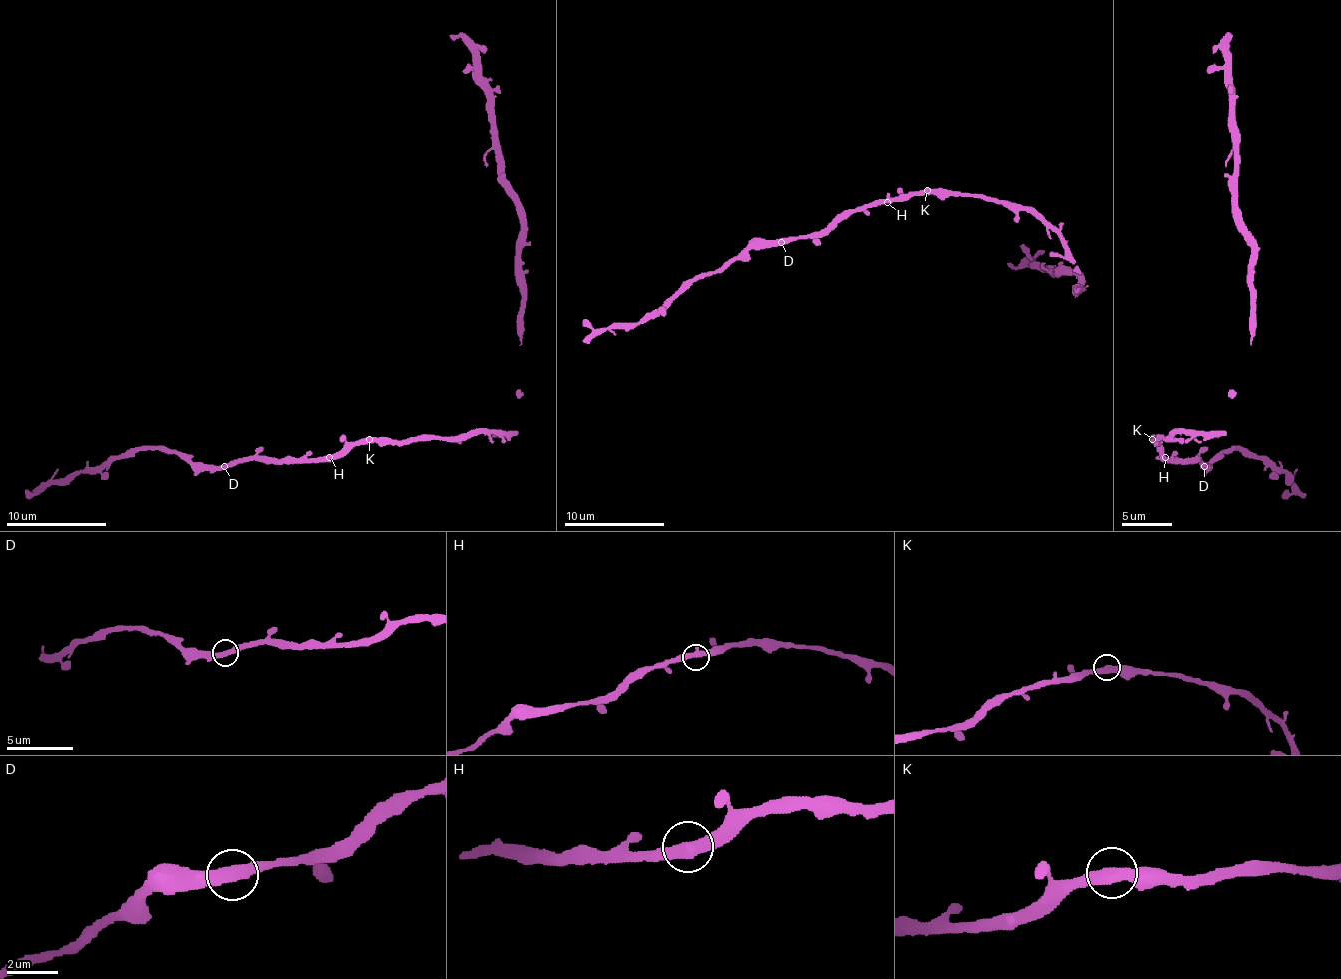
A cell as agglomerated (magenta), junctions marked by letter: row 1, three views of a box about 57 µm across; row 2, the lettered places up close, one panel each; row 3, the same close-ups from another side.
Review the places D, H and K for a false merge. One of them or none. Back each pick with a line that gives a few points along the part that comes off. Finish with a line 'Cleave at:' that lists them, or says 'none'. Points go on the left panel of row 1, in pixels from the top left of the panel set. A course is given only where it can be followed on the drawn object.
Cleave at: none

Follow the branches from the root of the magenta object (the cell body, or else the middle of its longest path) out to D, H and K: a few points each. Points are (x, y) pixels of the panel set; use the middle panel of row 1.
D: (1019, 210), (1009, 210), (999, 202), (972, 195), (917, 192), (844, 210), (822, 230), (787, 237), (782, 242)
H: (1019, 210), (1009, 210), (999, 202), (972, 195), (942, 192), (899, 195), (887, 202)
K: (1019, 210), (1009, 210), (999, 202), (972, 195), (944, 195), (927, 190)

